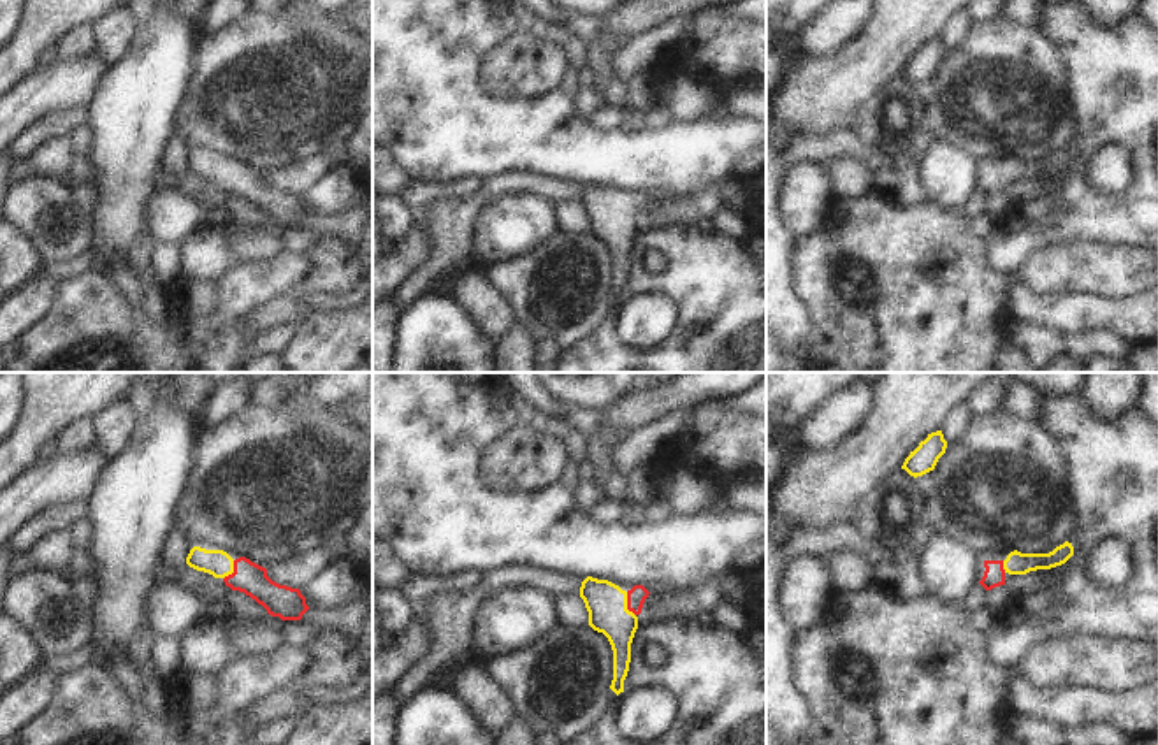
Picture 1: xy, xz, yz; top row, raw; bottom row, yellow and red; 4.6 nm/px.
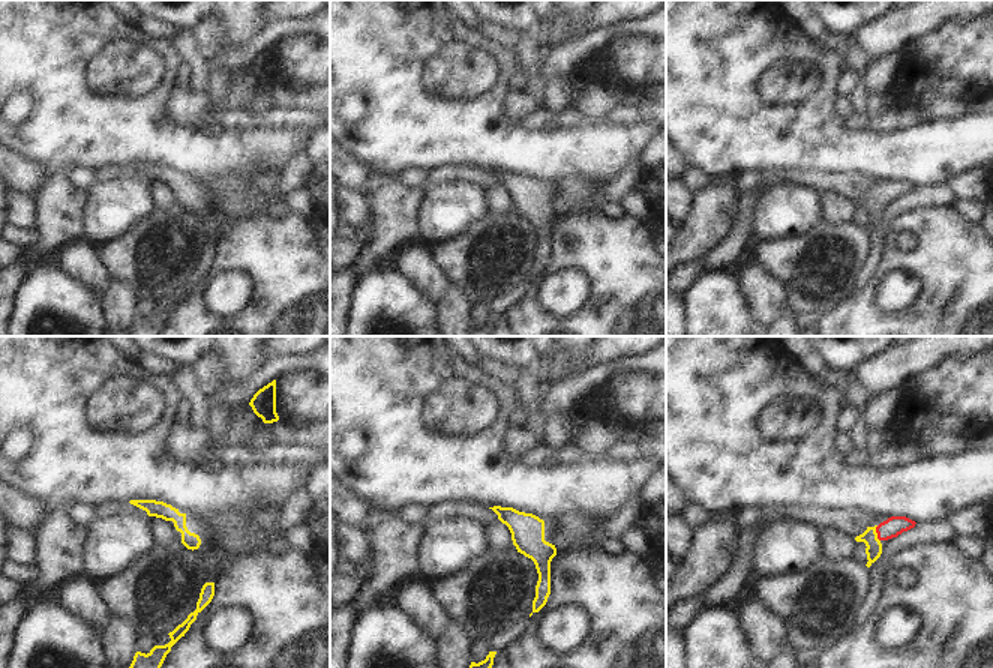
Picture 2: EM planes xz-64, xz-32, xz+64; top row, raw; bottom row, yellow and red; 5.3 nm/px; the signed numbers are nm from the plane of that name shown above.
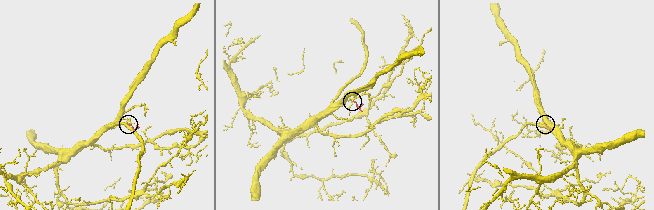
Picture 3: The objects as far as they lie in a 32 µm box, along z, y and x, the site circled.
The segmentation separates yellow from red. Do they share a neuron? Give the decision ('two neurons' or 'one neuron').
one neuron

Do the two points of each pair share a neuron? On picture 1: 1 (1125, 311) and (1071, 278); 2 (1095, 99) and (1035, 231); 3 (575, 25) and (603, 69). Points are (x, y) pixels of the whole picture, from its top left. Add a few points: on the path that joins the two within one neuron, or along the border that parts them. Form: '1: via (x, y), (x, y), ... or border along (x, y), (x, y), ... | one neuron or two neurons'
1: border along (1139, 294), (1129, 299), (1058, 296) | two neurons
2: via (1092, 132), (1081, 146), (1069, 197) | one neuron
3: via (586, 36), (593, 43), (596, 58) | one neuron

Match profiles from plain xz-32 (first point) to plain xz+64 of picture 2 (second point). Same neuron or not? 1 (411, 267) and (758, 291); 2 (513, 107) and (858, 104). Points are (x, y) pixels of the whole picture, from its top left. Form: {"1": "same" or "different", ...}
{"1": "same", "2": "different"}

